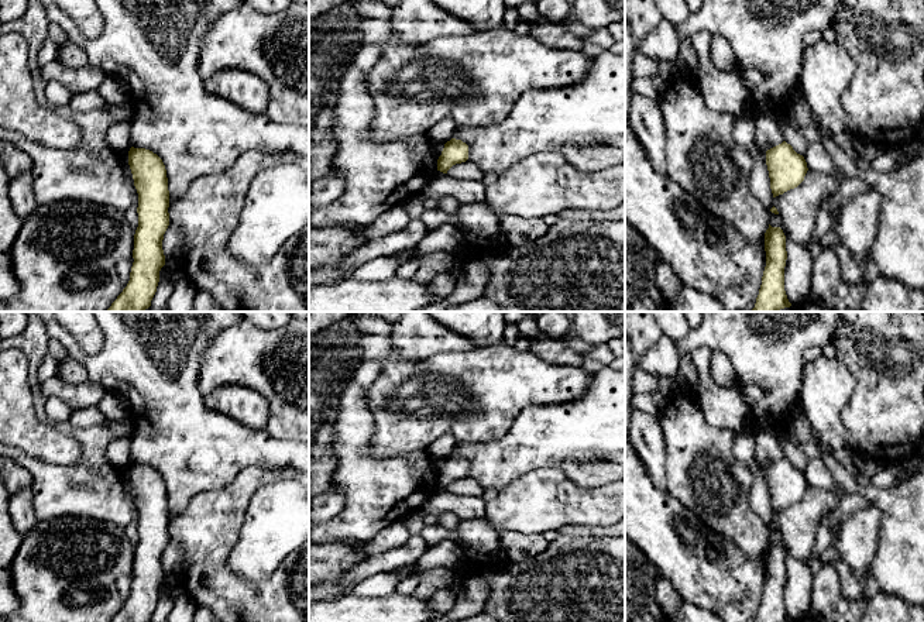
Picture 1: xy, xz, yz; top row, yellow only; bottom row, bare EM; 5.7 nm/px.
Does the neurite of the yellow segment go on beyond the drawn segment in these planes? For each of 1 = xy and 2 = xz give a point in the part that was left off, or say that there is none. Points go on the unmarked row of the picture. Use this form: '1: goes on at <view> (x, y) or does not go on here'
1: does not go on here
2: does not go on here

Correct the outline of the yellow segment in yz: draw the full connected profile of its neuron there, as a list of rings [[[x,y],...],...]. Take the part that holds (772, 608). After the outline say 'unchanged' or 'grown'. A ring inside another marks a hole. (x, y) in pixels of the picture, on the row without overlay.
[[[780,543],[765,549],[766,583],[755,622],[791,622],[784,606],[784,583],[787,575],[786,551]]] | unchanged

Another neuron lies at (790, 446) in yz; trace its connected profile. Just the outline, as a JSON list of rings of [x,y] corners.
[[[789,427],[780,430],[779,440],[784,451],[784,457],[793,463],[793,465],[803,471],[806,470],[808,464],[807,456],[800,449],[798,441],[796,437],[790,433]]]

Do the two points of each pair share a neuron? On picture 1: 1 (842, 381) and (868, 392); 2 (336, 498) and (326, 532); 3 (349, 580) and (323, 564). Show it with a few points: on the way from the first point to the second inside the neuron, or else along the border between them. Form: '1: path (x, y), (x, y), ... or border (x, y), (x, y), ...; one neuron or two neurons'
1: border (837, 358), (855, 378), (855, 389), (842, 418); two neurons
2: border (337, 487), (343, 494), (343, 508), (323, 523); two neurons
3: border (368, 556), (354, 563), (335, 581), (323, 584); two neurons

